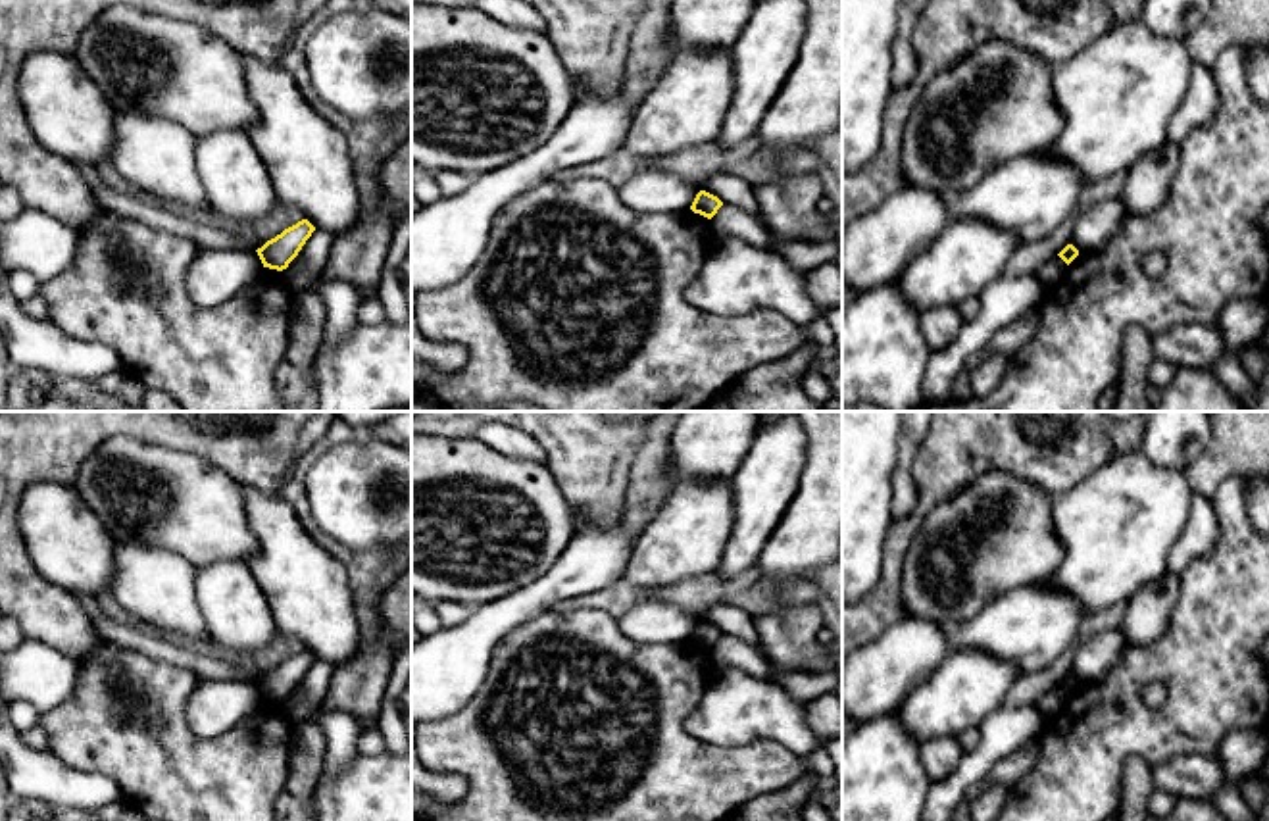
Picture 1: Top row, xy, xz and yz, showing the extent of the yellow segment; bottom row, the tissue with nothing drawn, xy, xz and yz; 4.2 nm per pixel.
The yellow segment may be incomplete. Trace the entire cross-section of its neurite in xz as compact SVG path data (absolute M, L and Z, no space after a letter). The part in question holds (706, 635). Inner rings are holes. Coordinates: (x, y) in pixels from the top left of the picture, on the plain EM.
M700 621L700 623L696 625L696 629L694 629L690 640L692 640L694 644L700 644L700 646L711 650L721 636L723 636L723 633L721 633L717 627L709 625L709 623L706 623L706 621Z

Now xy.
M302 650L296 656L285 659L275 669L267 671L256 681L263 698L277 702L286 700L313 661L315 658L308 650Z

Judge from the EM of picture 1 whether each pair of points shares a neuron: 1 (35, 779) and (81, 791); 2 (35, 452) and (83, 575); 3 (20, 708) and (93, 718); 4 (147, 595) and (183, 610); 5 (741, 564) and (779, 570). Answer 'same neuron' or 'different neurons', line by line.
1: same neuron
2: different neurons
3: different neurons
4: same neuron
5: different neurons

